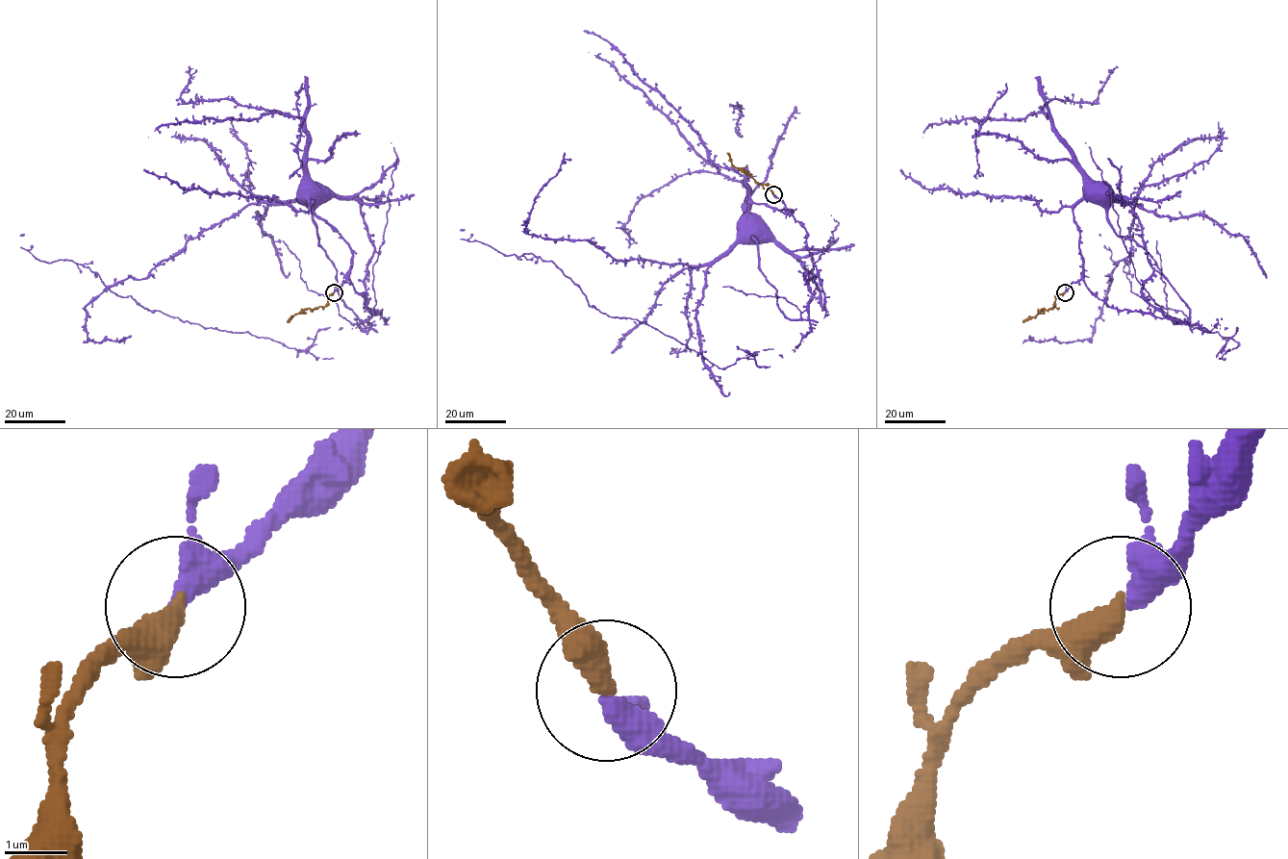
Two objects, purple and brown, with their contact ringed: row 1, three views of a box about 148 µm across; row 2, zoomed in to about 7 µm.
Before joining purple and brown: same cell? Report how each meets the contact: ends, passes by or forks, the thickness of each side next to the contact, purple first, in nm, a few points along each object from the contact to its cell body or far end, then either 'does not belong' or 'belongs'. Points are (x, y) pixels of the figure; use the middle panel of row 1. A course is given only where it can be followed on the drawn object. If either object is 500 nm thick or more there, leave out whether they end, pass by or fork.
purple passes by | brown ends | 300/420 nm | purple via (773, 194), (787, 211), (793, 211), (773, 210), (764, 204), (752, 203), (749, 230) | brown via (773, 194), (768, 186), (759, 184), (735, 167), (727, 152) | belongs

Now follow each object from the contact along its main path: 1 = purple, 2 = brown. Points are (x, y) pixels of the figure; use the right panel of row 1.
1: (1065, 291), (1080, 278), (1082, 265), (1080, 230), (1073, 220), (1073, 206), (1084, 194), (1098, 194), (1100, 189)
2: (1065, 291), (1056, 297), (1054, 306), (1022, 321)

